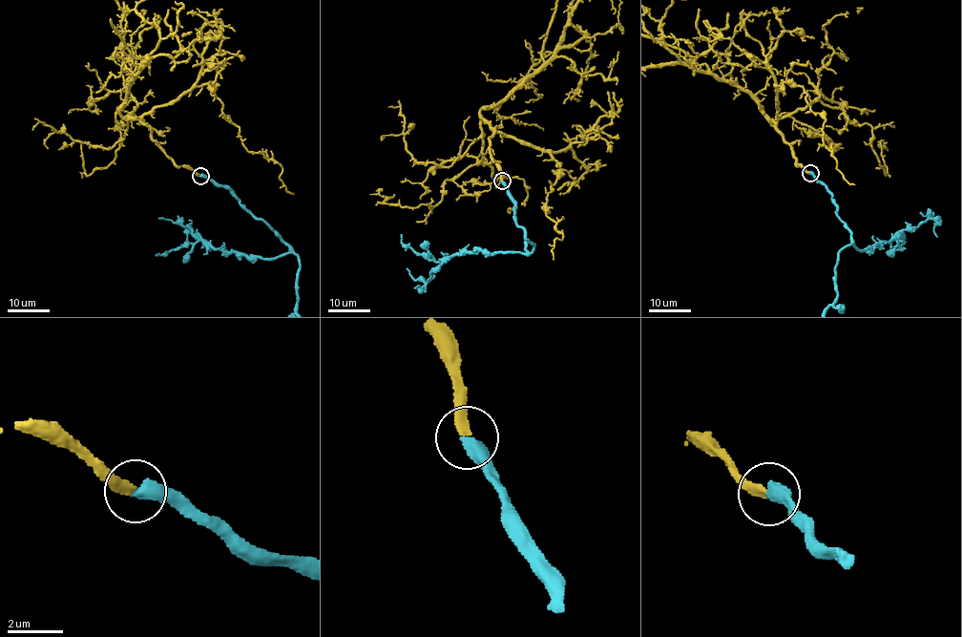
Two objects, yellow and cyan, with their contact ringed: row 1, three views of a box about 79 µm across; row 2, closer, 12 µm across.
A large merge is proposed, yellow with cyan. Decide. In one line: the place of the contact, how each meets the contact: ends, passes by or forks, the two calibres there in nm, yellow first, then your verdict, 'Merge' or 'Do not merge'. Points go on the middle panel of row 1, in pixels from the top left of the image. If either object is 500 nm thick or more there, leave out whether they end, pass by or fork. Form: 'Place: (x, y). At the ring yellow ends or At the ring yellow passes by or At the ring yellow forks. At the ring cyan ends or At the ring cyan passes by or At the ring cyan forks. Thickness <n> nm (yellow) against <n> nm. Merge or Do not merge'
Place: (502, 180). At the ring yellow ends. At the ring cyan ends. Thickness 280 nm (yellow) against 480 nm. Merge

